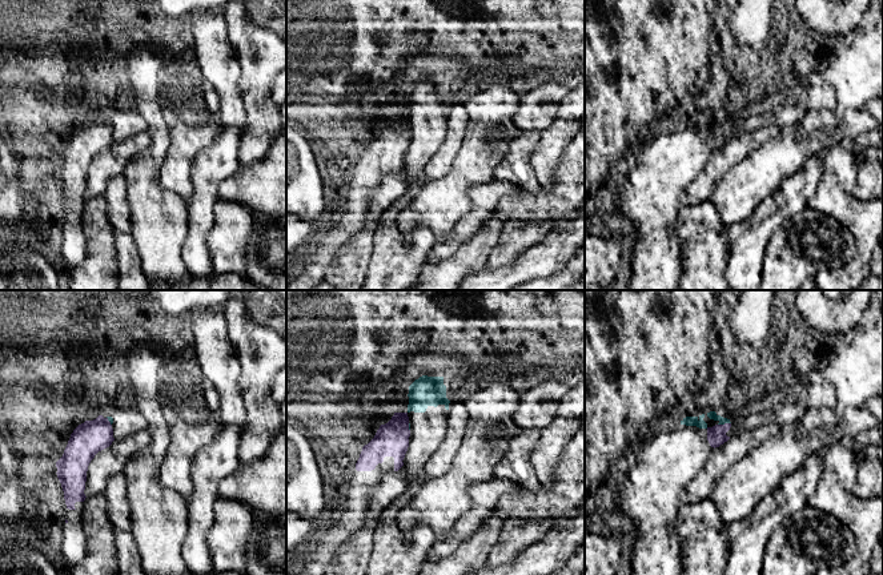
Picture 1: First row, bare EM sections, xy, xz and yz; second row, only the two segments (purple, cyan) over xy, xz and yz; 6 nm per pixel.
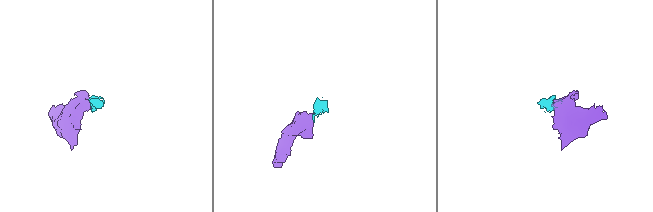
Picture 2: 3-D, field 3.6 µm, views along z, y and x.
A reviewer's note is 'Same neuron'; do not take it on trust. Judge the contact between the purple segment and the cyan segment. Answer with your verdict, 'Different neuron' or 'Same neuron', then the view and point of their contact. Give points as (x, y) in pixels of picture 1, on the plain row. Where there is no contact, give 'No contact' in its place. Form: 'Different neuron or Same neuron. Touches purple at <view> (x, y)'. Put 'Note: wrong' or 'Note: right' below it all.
Different neuron. Touches purple at yz (725, 125)
Note: wrong

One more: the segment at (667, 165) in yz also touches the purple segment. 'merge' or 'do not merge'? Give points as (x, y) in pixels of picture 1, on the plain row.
merge

